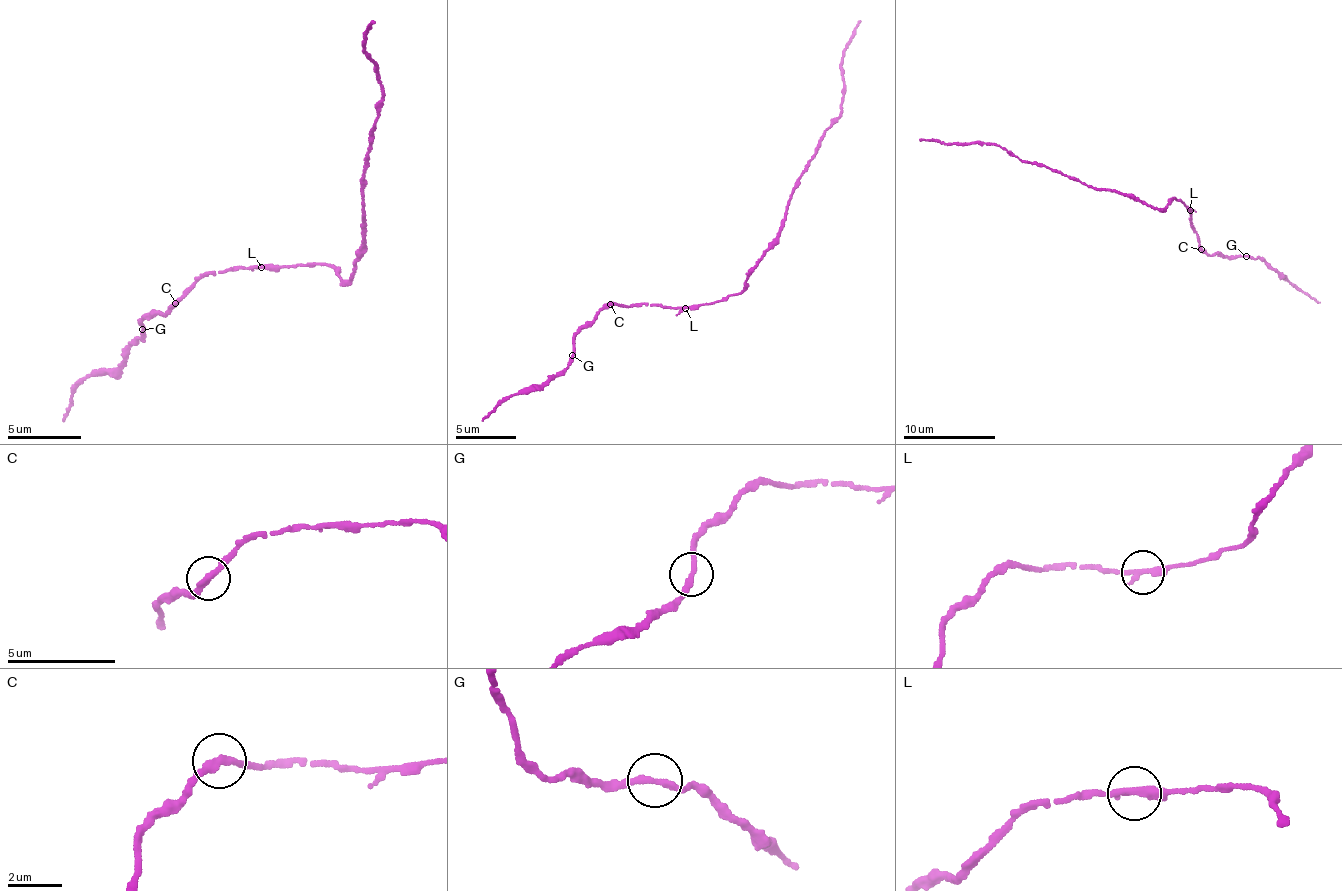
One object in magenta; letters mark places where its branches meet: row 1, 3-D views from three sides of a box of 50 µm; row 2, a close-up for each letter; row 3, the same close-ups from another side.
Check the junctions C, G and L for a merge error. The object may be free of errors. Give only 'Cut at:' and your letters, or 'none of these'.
Cut at: none of these

